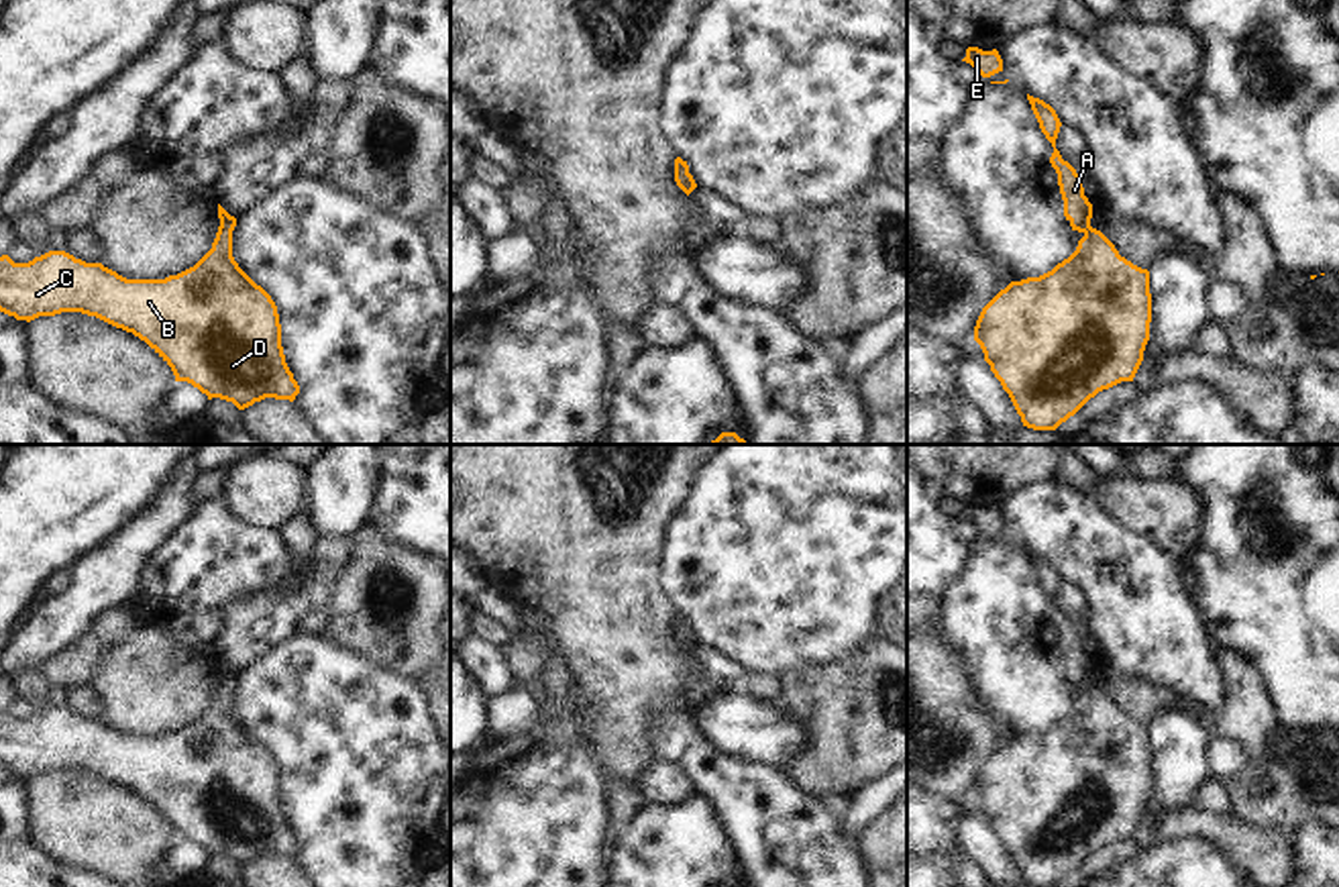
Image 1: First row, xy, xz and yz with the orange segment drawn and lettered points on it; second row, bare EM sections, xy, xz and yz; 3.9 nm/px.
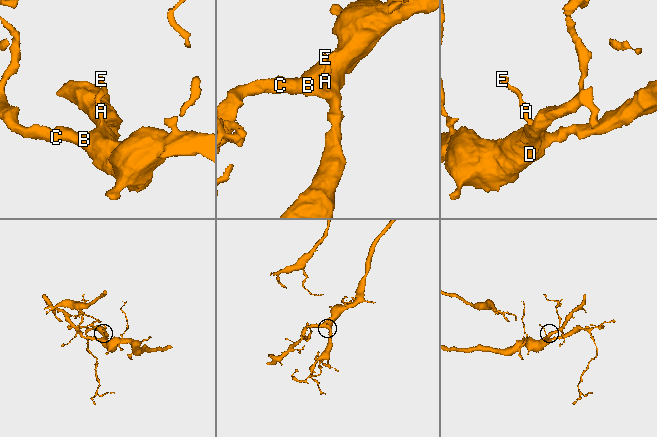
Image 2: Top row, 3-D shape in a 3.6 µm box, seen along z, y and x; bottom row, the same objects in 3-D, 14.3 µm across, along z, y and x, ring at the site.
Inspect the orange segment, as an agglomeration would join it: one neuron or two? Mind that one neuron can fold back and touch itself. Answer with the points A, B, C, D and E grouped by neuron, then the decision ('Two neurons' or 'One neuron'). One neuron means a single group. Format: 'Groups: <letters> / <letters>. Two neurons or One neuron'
Groups: A B C D E. One neuron.

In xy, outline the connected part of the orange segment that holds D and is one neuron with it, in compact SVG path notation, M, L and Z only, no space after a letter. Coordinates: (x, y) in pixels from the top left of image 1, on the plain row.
M218 661L220 683L212 706L190 726L165 736L126 736L102 720L86 720L65 708L49 708L29 720L0 714L0 769L35 777L61 769L96 773L145 797L173 828L202 850L232 858L238 867L265 854L293 858L300 842L281 803L281 781L271 752L232 714L236 675Z

